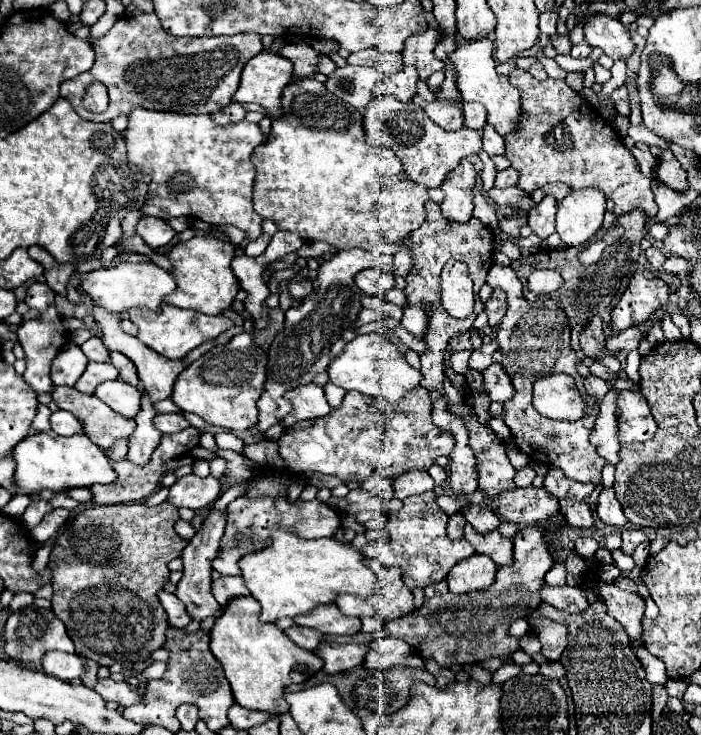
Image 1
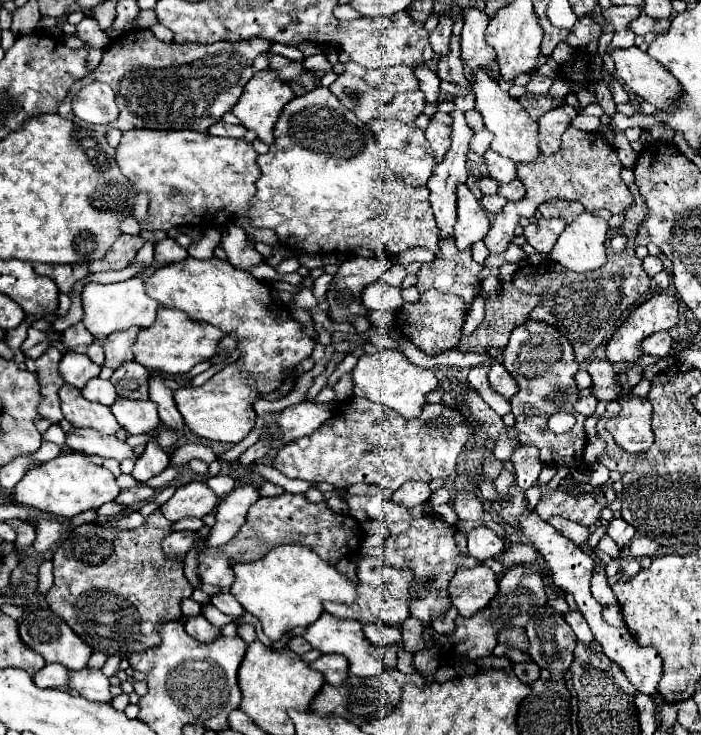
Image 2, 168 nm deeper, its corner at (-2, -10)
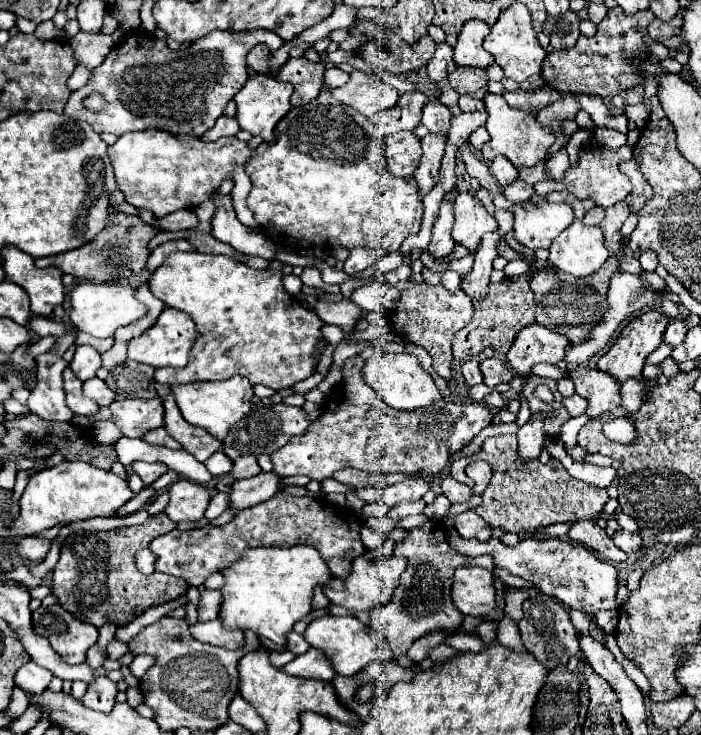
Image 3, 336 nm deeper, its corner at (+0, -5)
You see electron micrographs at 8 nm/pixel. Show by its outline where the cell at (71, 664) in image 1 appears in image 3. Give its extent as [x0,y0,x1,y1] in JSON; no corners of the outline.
[15,662,53,694]

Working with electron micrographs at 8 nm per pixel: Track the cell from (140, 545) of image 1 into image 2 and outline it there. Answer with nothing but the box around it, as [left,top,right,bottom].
[47,511,193,659]

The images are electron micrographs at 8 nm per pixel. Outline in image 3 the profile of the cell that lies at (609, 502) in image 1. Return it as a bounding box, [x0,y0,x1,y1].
[613,530,643,554]

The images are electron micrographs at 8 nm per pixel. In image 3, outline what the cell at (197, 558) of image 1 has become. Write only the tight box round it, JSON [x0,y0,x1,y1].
[231,472,281,510]

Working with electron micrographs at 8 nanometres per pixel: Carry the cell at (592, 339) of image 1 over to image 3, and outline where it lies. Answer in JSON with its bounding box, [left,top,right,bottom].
[569,368,621,418]

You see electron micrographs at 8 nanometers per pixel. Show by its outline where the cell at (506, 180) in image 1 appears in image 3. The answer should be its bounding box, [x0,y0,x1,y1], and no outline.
[503,178,535,202]

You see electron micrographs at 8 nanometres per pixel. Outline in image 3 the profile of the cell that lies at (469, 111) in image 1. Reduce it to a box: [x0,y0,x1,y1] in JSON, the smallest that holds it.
[458,95,484,112]

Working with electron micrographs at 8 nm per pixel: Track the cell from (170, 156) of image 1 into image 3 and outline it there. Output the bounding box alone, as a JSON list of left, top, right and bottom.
[107,130,251,218]

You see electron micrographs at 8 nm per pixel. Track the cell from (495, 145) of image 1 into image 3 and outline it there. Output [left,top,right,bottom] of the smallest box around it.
[489,158,519,186]

